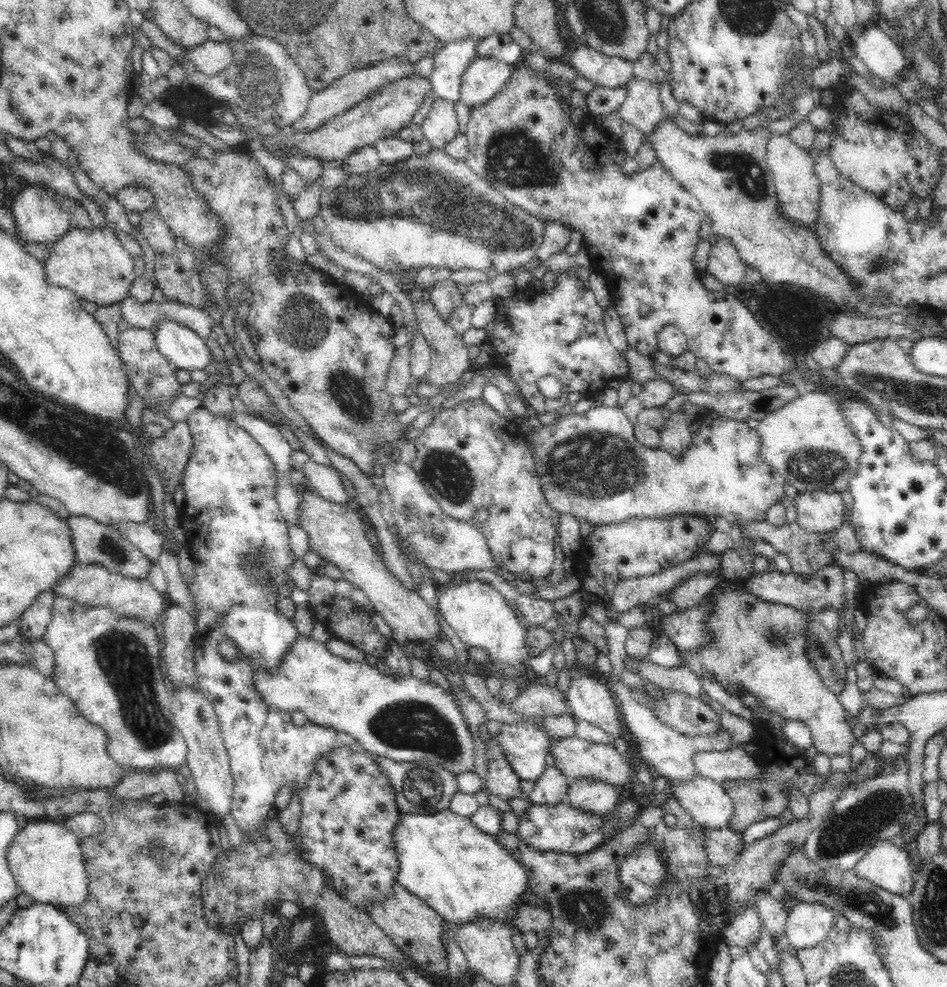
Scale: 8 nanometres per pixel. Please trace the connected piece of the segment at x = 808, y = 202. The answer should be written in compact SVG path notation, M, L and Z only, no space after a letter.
M772 133L767 146L766 162L775 179L776 197L780 201L784 217L800 225L814 226L820 208L821 181L808 151L792 142L786 133Z

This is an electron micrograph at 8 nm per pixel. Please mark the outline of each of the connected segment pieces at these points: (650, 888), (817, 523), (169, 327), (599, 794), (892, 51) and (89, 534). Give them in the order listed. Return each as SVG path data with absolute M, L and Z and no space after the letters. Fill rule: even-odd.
M653 840L636 844L620 864L619 878L623 886L620 895L634 905L650 902L663 893L665 870L665 862L654 848Z
M814 491L798 493L794 498L798 509L797 524L808 531L830 533L838 531L845 521L844 500L839 492Z
M162 320L154 330L158 350L182 370L204 370L210 364L210 349L196 331L178 322Z
M576 778L569 784L566 803L587 814L604 816L618 804L615 788L593 778Z
M869 24L861 29L855 52L870 70L875 80L886 82L898 78L909 66L903 50L878 25Z
M70 515L67 522L72 530L76 560L79 564L101 564L101 566L110 570L110 573L114 572L136 581L147 581L153 562L116 528L100 525L86 516Z

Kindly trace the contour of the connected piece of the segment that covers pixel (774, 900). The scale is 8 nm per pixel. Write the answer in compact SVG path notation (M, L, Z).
M773 886L760 893L753 893L750 905L758 912L762 926L766 927L773 942L784 935L789 909L781 904L781 888Z

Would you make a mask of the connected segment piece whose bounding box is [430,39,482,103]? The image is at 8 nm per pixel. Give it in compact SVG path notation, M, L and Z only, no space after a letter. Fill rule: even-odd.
M465 39L449 43L435 54L430 75L433 97L456 103L460 99L462 76L476 58L476 48L482 39Z

